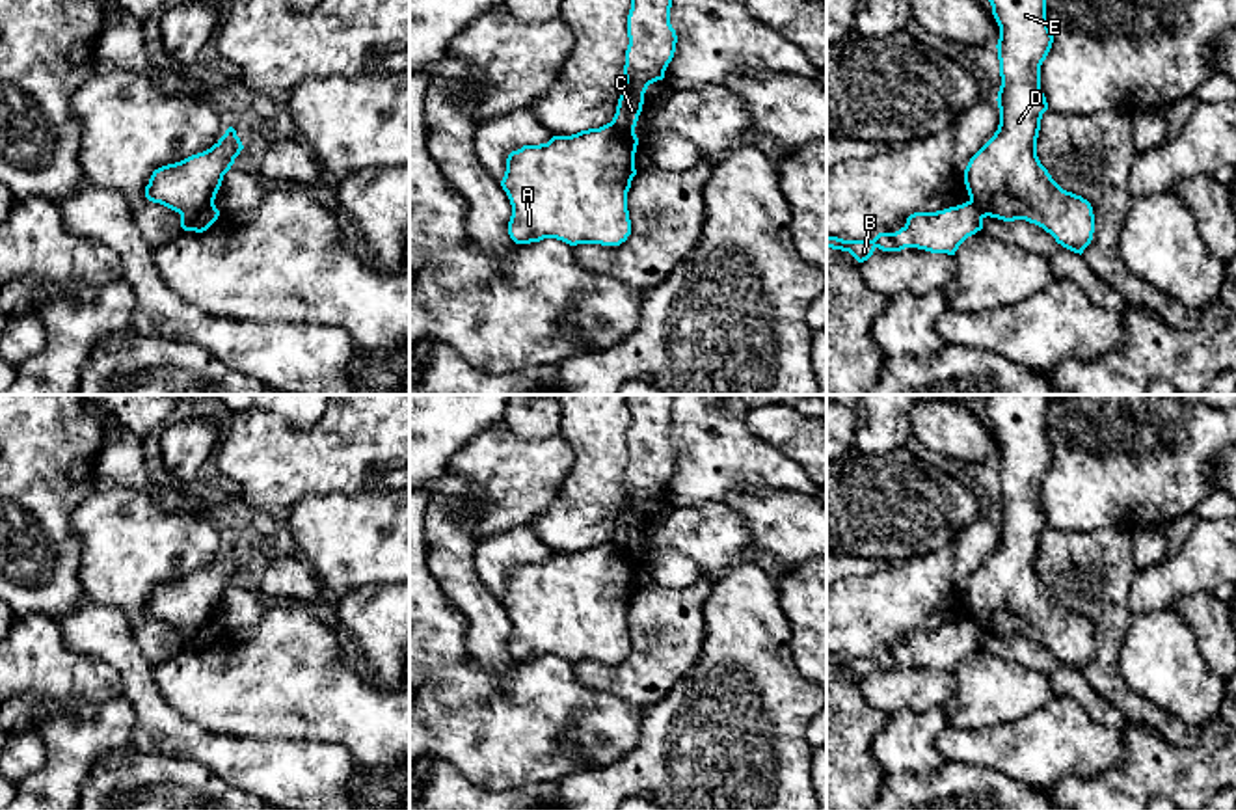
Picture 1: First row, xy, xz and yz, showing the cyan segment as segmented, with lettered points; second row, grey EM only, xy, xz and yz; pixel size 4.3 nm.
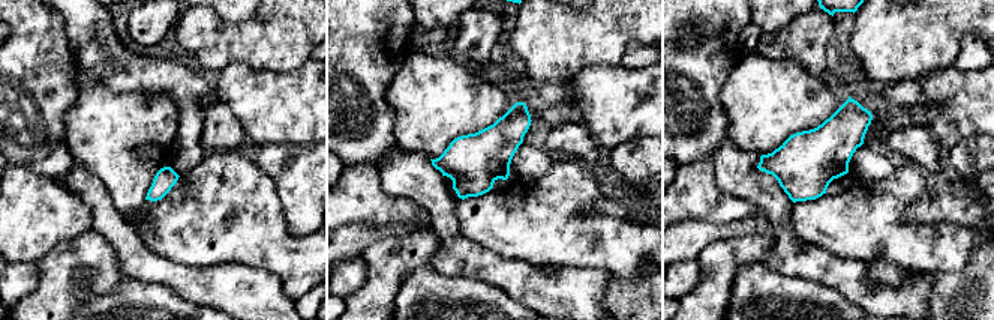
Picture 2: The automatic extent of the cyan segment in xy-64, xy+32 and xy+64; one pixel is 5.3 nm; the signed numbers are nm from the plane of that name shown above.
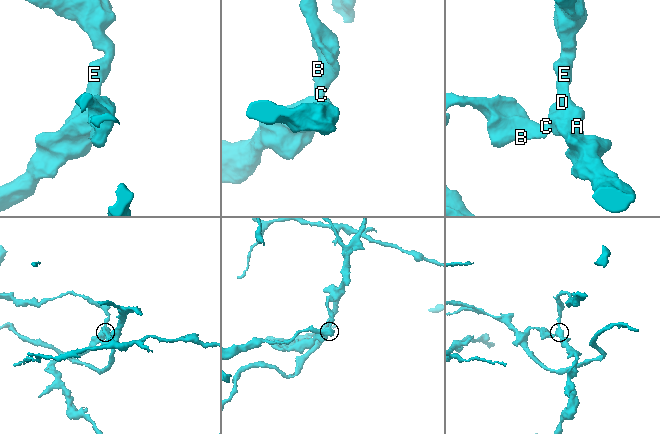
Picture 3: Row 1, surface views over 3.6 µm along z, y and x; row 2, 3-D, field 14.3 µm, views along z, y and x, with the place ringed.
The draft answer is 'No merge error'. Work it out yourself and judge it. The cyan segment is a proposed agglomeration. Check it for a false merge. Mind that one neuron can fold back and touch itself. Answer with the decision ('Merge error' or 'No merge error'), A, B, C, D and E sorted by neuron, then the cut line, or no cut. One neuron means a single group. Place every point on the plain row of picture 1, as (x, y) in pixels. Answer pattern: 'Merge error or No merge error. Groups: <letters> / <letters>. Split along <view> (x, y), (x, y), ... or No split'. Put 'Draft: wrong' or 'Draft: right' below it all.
Merge error. Groups: A D E / B C. Split along xy (214, 622), (201, 628), (190, 647)
Draft: wrong

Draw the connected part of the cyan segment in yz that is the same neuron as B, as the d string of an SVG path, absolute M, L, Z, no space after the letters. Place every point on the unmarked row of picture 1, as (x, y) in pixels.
M966 618L936 629L914 629L899 648L879 650L873 657L826 654L826 667L849 668L858 680L867 678L877 665L882 668L918 665L955 672L959 663L981 646L983 631L972 618Z

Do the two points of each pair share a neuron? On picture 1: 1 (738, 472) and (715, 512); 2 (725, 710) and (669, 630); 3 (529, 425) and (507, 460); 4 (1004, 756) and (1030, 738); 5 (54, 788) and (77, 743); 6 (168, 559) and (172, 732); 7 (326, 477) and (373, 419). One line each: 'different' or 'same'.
1: different
2: different
3: different
4: same
5: same
6: different
7: same

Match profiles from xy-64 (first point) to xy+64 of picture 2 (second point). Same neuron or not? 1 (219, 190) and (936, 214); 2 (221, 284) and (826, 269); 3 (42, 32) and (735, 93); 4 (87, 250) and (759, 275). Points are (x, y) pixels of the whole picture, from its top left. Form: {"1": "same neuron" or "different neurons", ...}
{"1": "different neurons", "2": "same neuron", "3": "different neurons", "4": "different neurons"}

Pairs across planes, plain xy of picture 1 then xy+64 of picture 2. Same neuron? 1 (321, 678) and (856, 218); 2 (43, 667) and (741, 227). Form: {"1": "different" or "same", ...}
{"1": "same", "2": "different"}

